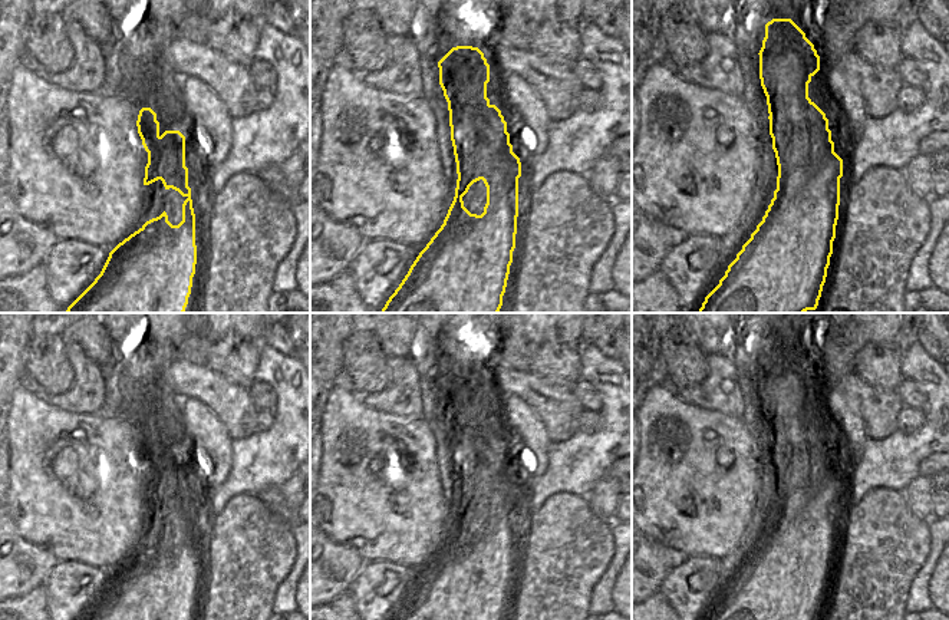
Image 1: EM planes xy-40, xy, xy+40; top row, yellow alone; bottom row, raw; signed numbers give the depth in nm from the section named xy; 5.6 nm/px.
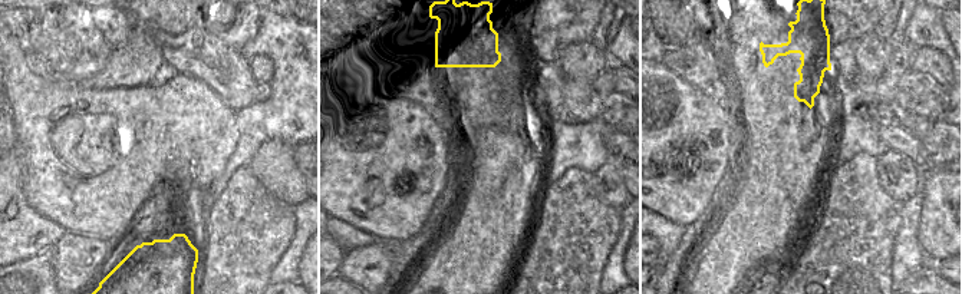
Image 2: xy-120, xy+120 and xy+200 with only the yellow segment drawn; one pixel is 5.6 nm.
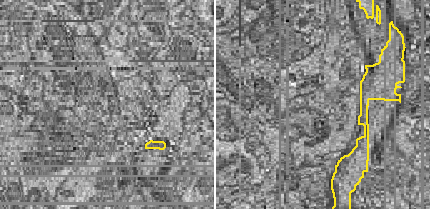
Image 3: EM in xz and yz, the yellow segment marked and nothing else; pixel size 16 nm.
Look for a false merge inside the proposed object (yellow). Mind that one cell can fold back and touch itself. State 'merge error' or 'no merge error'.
no merge error

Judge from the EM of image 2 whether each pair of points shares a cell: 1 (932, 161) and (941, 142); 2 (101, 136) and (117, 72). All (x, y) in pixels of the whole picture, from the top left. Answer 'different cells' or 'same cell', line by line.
1: same cell
2: different cells

